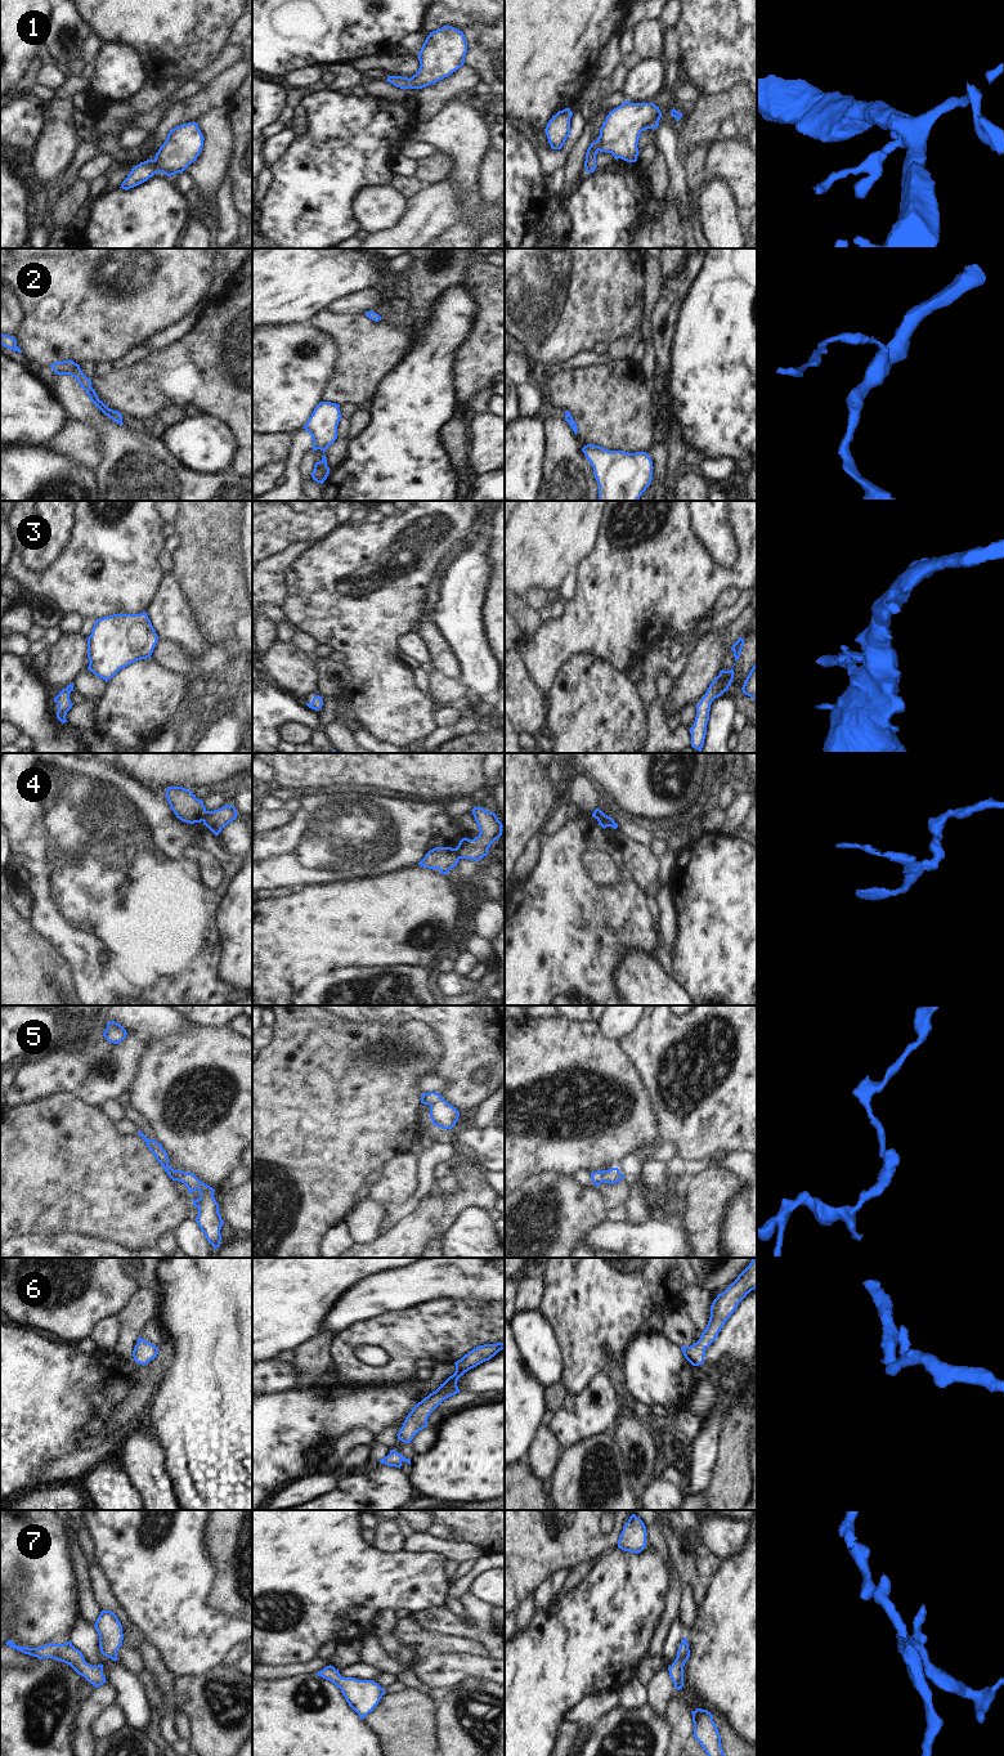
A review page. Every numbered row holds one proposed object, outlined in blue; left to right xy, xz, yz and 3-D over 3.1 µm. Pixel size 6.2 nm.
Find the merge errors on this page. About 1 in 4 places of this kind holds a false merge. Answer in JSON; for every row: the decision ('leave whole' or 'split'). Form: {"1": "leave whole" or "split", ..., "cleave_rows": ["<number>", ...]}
{"1": "leave whole", "2": "leave whole", "3": "leave whole", "4": "split", "5": "leave whole", "6": "leave whole", "7": "leave whole", "cleave_rows": ["4"]}

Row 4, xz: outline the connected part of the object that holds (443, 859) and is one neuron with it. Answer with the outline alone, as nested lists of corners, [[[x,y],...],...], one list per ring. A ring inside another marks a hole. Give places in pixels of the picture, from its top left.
[[[435,847],[425,855],[418,865],[432,870],[438,869],[442,874],[448,874],[452,868],[457,866],[458,860],[457,848]]]

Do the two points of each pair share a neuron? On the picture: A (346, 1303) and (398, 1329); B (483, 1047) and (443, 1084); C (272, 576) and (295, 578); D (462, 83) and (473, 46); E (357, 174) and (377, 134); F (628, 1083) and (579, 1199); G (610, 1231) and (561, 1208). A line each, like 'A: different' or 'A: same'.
A: different
B: different
C: different
D: different
E: same
F: different
G: different

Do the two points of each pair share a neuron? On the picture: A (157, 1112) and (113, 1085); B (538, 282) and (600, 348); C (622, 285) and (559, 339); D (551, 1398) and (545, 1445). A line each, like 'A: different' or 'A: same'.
A: different
B: different
C: same
D: different

